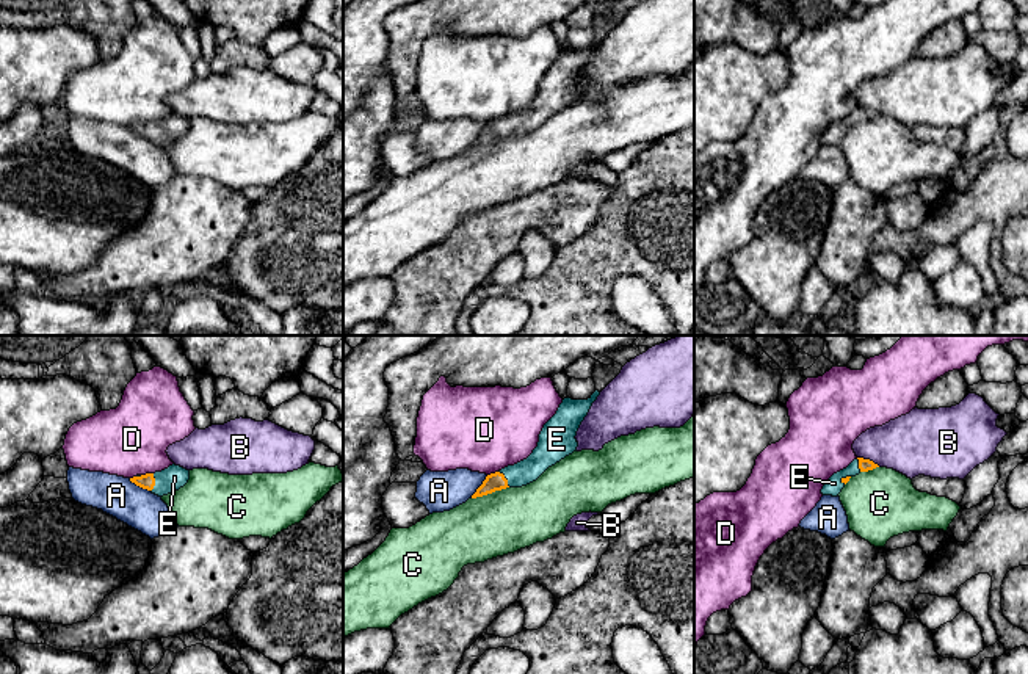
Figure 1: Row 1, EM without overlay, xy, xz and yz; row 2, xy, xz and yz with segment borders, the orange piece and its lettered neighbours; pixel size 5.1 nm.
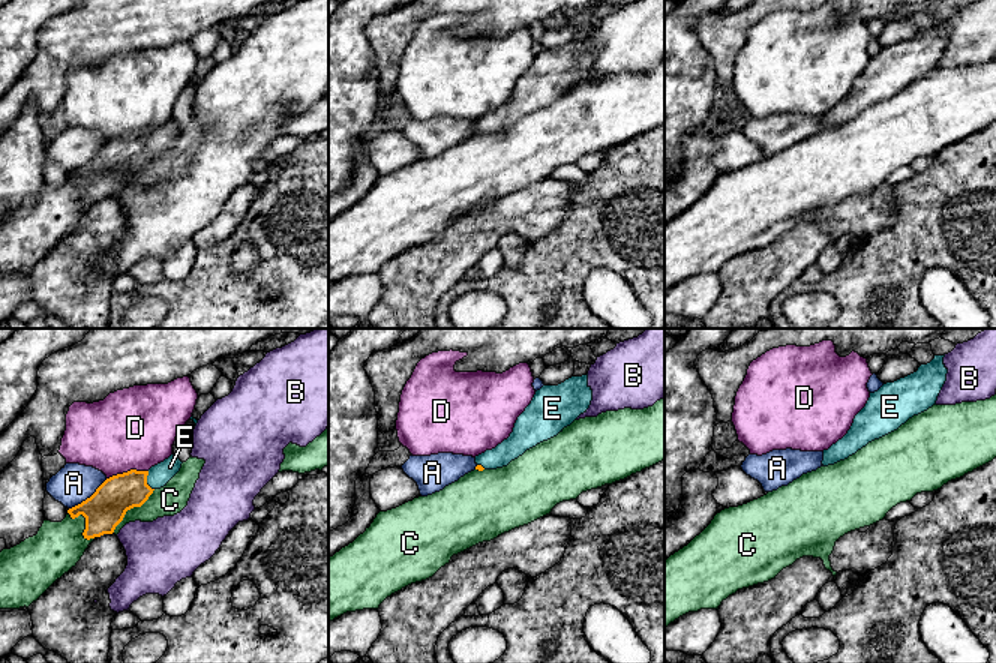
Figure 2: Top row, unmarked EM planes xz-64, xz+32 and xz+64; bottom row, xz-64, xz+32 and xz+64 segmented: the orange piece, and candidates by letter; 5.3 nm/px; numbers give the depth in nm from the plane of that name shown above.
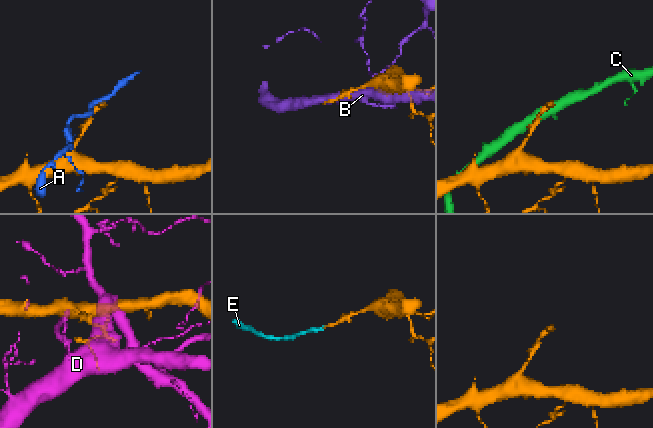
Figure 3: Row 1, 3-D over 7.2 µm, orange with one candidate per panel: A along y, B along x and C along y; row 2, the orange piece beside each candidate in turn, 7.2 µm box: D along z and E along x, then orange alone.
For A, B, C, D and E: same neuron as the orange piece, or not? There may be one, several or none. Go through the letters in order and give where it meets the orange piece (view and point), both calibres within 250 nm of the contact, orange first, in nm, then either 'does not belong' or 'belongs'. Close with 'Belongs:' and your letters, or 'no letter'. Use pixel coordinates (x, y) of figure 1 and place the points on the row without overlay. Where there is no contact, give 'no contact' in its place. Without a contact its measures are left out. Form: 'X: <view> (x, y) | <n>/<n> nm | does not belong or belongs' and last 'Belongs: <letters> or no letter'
A: xz (480, 135) | 100/200 nm | does not belong
B: yz (868, 108) | 60/320 nm | does not belong
C: xz (489, 141) | 100/320 nm | does not belong
D: xy (146, 123) | 80/360 nm | does not belong
E: xy (154, 132) | 80/120 nm | belongs
Belongs: E

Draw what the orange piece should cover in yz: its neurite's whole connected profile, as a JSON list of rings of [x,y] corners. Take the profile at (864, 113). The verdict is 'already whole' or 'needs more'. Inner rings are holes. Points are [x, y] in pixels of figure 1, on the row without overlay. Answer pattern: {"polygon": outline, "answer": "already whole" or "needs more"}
{"polygon": [[[857,107],[854,108],[846,118],[834,122],[823,135],[821,143],[823,144],[832,144],[837,146],[845,133],[849,130],[851,125],[859,124],[860,121],[868,121],[879,116],[870,108]]], "answer": "needs more"}

